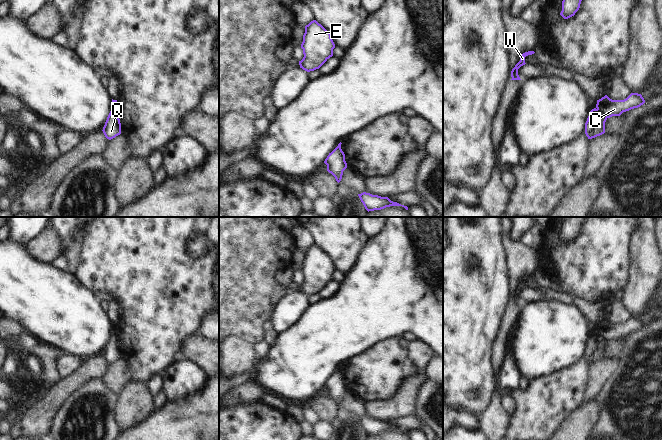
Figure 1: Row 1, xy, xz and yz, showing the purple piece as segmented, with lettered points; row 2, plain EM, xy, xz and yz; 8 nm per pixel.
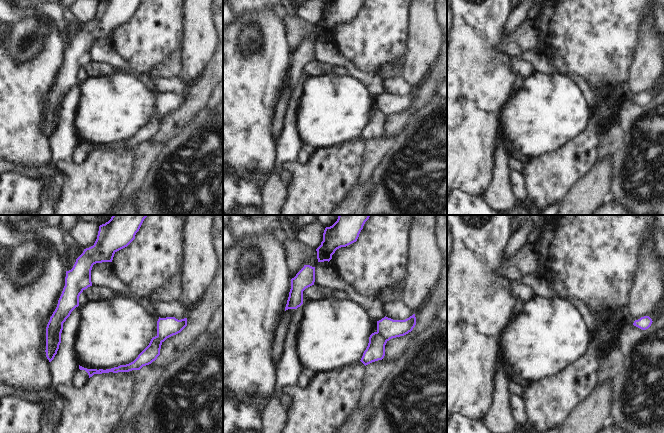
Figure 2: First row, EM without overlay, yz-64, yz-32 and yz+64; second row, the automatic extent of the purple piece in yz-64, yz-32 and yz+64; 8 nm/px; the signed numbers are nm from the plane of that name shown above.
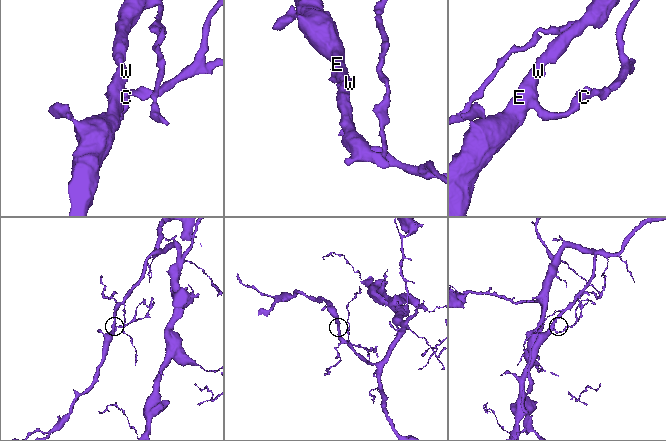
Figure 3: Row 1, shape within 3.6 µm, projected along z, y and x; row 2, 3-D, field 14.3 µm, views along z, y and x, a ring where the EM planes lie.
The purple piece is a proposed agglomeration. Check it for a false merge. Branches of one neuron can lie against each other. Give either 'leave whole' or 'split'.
split

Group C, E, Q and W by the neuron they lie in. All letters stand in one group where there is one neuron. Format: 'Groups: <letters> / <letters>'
Groups: C / E Q W

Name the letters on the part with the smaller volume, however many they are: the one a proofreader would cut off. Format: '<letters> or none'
C

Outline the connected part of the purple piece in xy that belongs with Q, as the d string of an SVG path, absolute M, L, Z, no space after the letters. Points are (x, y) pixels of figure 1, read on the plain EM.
M117 334L110 335L102 355L109 364L121 358L121 347Z

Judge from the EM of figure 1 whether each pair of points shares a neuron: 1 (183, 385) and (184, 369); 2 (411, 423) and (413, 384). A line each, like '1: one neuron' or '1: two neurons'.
1: one neuron
2: two neurons

